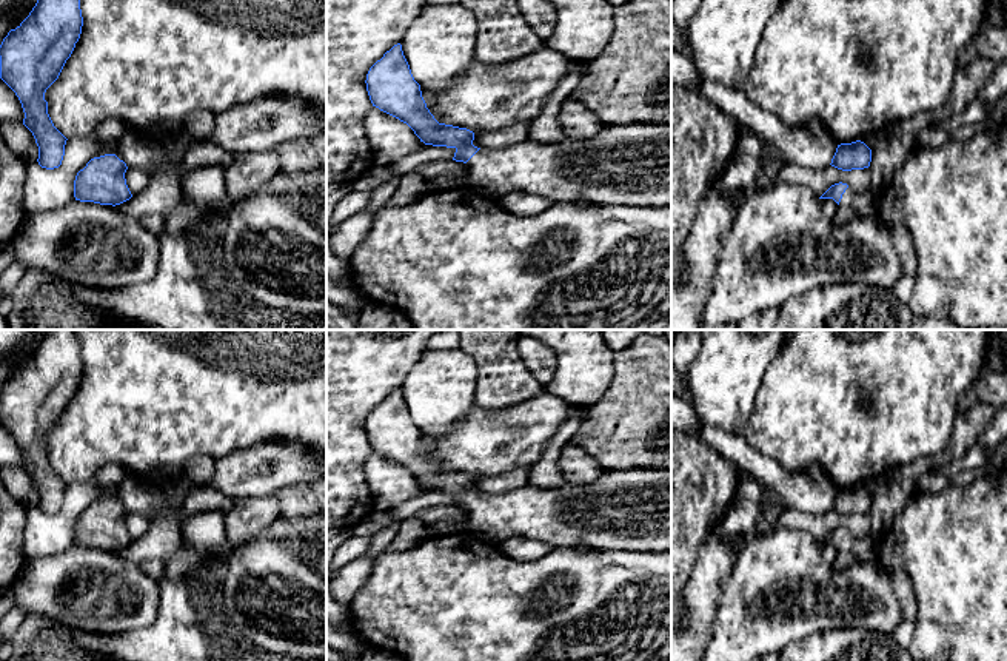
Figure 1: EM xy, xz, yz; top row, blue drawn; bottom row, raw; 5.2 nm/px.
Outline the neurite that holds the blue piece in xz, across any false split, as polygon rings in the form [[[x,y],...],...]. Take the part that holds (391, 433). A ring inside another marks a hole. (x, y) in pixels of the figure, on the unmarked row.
[[[400,388],[370,413],[365,428],[373,451],[406,468],[420,487],[454,493],[453,505],[463,507],[470,515],[468,533],[483,541],[499,545],[510,538],[528,538],[553,547],[671,552],[671,470],[602,470],[599,479],[587,485],[567,484],[559,488],[539,488],[528,484],[507,493],[488,495],[473,490],[473,476],[439,468],[434,464]]]

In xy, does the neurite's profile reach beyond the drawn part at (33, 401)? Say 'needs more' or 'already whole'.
already whole

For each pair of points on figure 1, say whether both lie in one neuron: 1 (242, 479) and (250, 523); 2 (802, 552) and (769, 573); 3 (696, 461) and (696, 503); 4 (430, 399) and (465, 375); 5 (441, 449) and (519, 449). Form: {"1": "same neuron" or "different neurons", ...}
{"1": "different neurons", "2": "same neuron", "3": "same neuron", "4": "same neuron", "5": "same neuron"}

